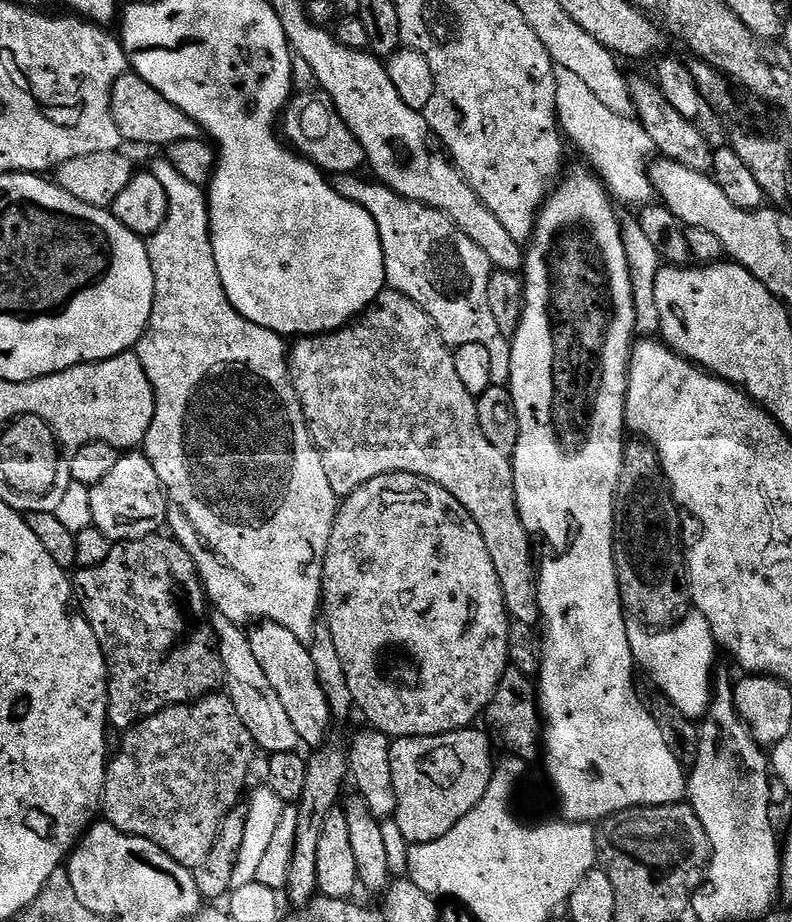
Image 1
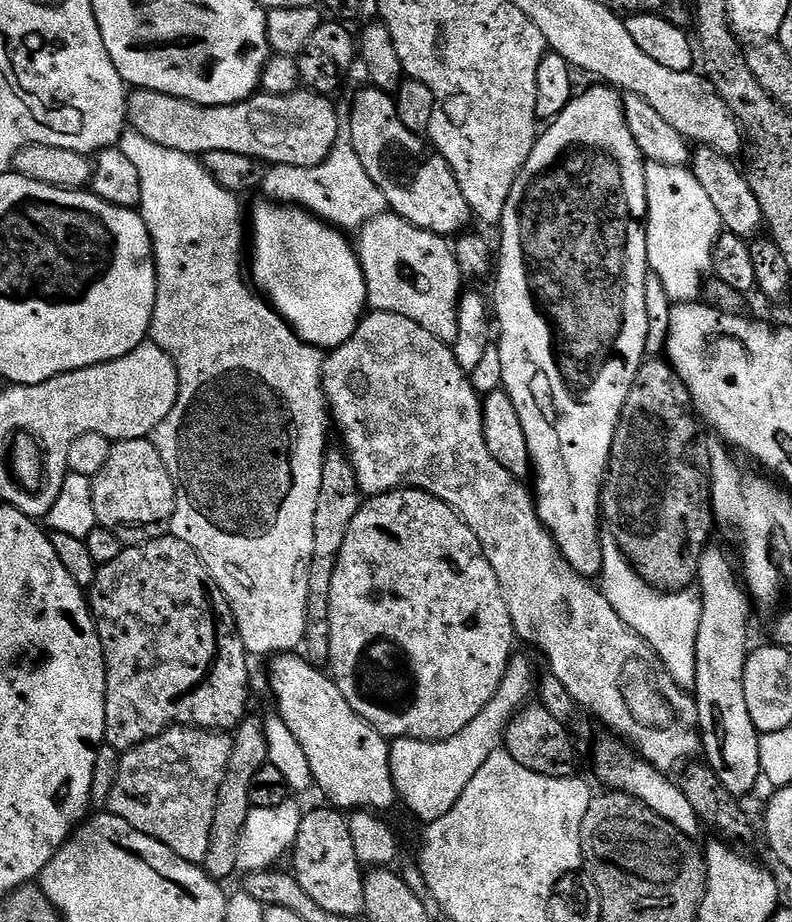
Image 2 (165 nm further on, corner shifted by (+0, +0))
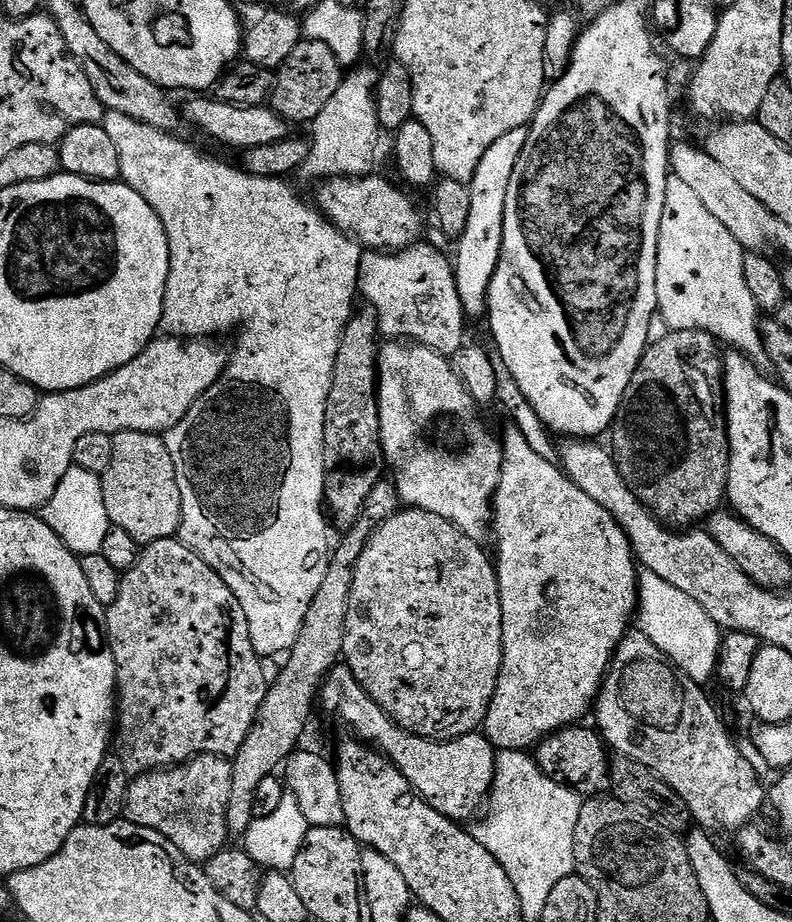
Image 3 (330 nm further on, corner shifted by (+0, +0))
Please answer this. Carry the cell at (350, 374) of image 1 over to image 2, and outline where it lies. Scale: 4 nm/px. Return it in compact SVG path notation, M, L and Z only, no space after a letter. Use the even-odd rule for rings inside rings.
M369 311L354 330L352 337L346 342L342 342L342 346L331 349L325 355L322 386L324 387L324 398L328 401L330 409L331 423L334 425L335 431L336 428L340 431L340 440L344 443L342 445L343 451L347 453L347 458L352 464L361 493L365 497L371 498L381 496L387 492L396 492L402 487L417 488L423 492L429 492L434 498L449 504L464 519L466 526L470 526L470 530L478 538L484 557L490 562L490 566L498 578L500 593L504 596L508 613L512 619L513 633L519 639L521 636L528 644L536 644L537 650L548 659L548 664L552 667L549 668L550 675L558 678L558 682L562 682L562 686L566 686L570 698L574 698L576 705L583 709L585 713L587 713L586 711L593 712L606 727L613 728L617 732L613 732L617 737L627 741L643 759L653 764L659 772L671 773L671 768L677 767L676 769L679 769L681 765L691 761L696 756L694 755L695 752L699 753L701 751L700 719L698 718L693 693L689 689L678 686L678 682L674 682L674 678L670 678L662 658L658 658L658 654L650 646L650 642L646 642L646 638L642 638L634 630L630 630L626 626L626 622L622 622L622 618L618 618L614 606L610 606L610 602L606 602L604 593L600 591L599 587L595 583L589 582L580 573L575 572L565 562L564 556L560 553L560 549L557 548L556 542L552 538L552 533L544 527L539 514L536 513L536 501L533 493L529 489L527 492L520 485L521 481L512 473L507 472L489 454L484 441L484 414L481 397L476 389L472 387L471 379L466 375L464 368L458 366L456 355L452 353L451 347L445 341L439 340L434 334L430 334L425 328L418 326L418 322L410 322L410 318L406 318L402 314Z

